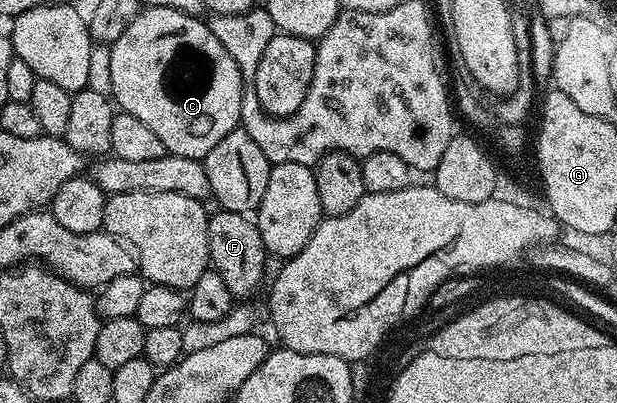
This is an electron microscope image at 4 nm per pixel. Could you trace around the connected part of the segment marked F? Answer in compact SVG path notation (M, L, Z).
M219 208L218 213L209 214L206 226L208 227L208 251L210 265L224 279L228 291L236 299L246 299L249 293L254 293L261 287L266 277L267 252L264 239L260 239L257 224L245 213L233 213Z

